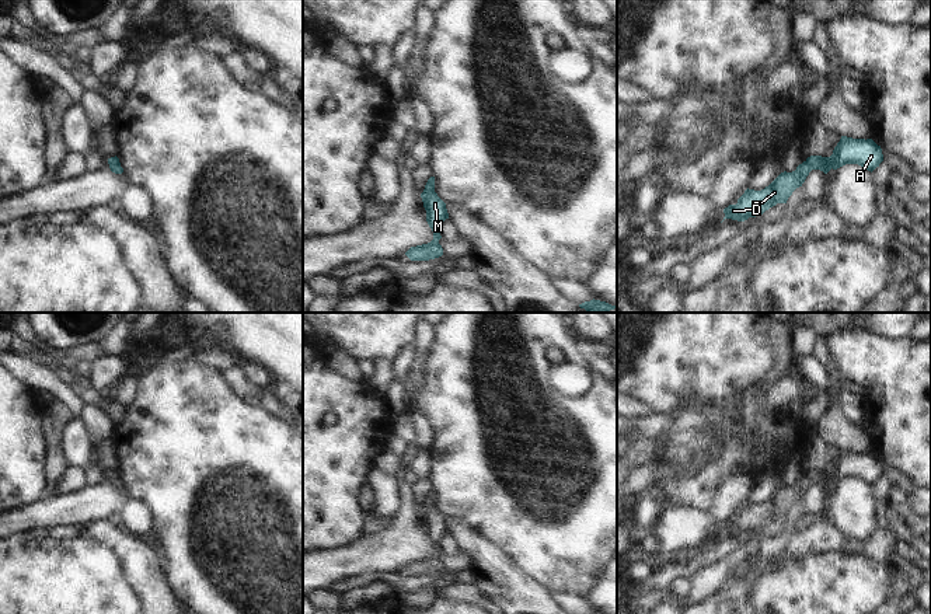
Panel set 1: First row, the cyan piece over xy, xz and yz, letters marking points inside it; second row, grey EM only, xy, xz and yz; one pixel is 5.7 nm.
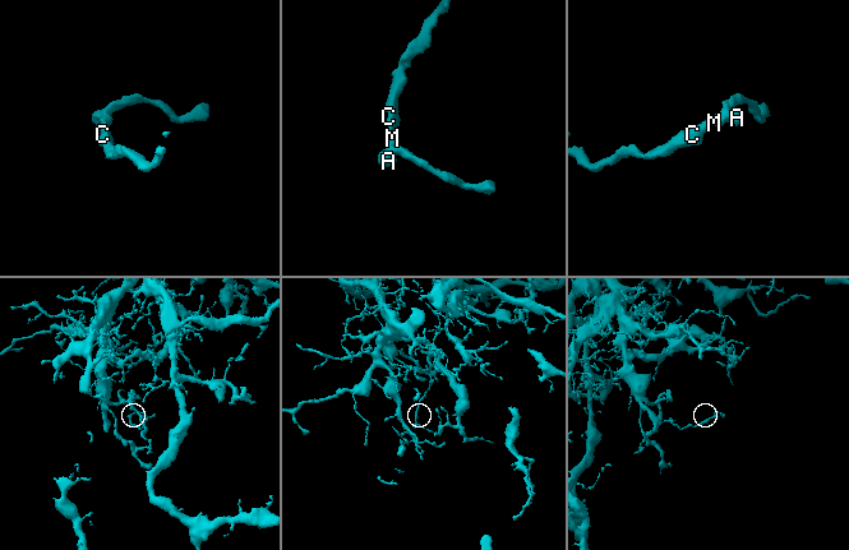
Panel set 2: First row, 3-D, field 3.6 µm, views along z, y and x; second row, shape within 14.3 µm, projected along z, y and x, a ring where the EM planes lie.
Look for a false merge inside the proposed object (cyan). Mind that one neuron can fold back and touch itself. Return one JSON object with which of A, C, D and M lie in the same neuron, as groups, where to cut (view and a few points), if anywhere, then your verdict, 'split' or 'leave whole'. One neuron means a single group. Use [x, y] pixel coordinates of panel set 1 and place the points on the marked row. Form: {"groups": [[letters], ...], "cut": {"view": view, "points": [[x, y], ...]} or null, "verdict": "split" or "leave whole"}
{"groups": [["A", "C", "D", "M"]], "cut": null, "verdict": "leave whole"}

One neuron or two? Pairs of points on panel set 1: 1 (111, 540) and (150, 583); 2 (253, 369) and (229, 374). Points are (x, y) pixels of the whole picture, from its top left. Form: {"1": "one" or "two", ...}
{"1": "one", "2": "two"}

